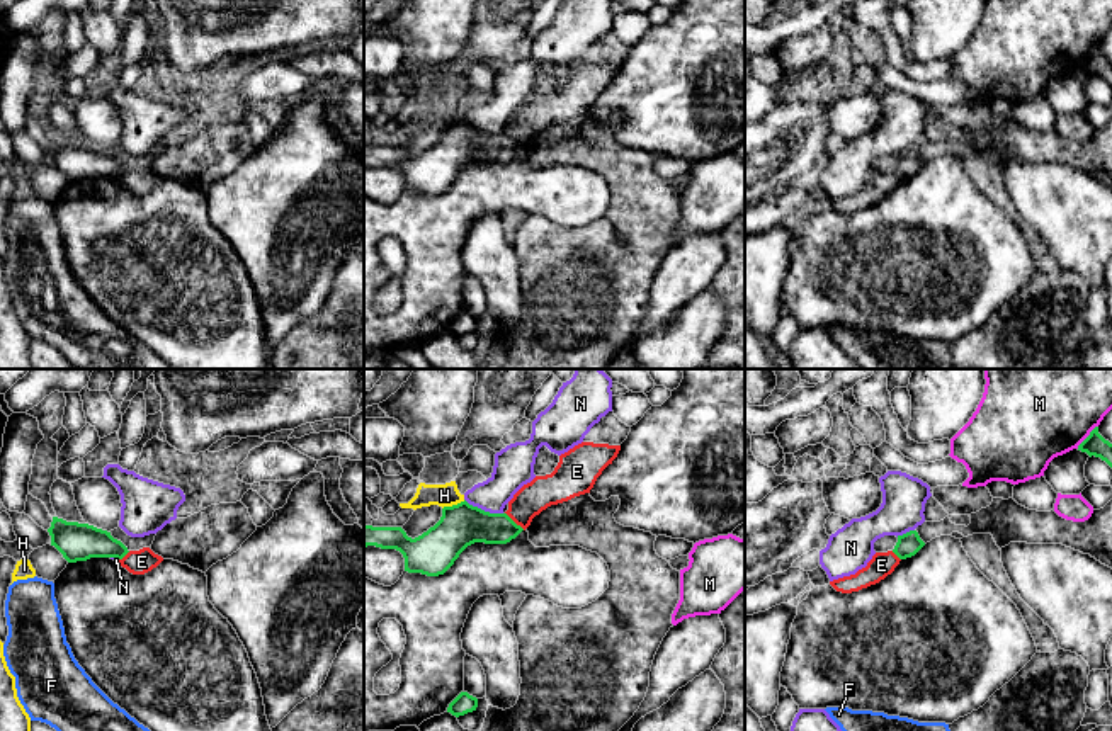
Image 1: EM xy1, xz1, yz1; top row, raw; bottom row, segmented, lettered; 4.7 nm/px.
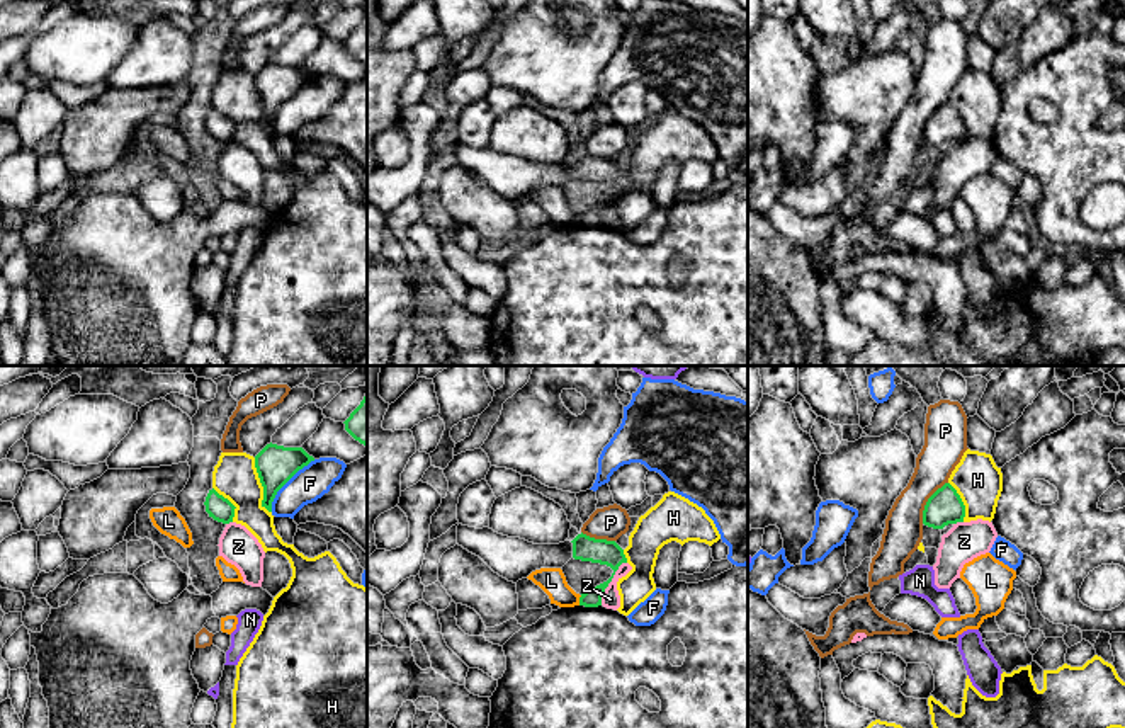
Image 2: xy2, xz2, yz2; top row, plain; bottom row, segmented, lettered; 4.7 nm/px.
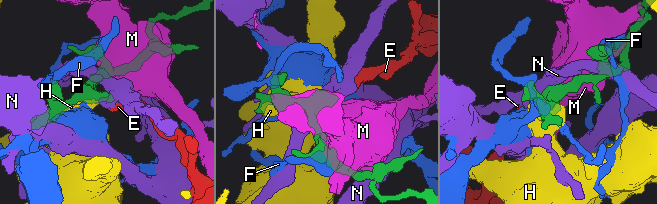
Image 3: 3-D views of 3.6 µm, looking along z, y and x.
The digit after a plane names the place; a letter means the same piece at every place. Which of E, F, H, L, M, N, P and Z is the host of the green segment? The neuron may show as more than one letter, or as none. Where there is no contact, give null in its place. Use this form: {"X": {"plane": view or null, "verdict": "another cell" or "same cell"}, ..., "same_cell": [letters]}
{"E": {"plane": "xz1", "verdict": "another cell"}, "F": {"plane": "xy2", "verdict": "another cell"}, "H": {"plane": "xy2", "verdict": "another cell"}, "L": {"plane": "xz2", "verdict": "another cell"}, "M": {"plane": "yz1", "verdict": "another cell"}, "N": {"plane": "xz1", "verdict": "another cell"}, "P": {"plane": "yz2", "verdict": "another cell"}, "Z": {"plane": "xz2", "verdict": "another cell"}, "same_cell": []}

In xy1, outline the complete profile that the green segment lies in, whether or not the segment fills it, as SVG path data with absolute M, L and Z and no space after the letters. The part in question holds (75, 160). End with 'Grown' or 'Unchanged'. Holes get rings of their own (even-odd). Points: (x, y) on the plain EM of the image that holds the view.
M53 136L48 151L51 155L51 165L54 165L68 182L87 180L90 177L122 178L129 172L111 151L88 143L66 141Z. Unchanged

